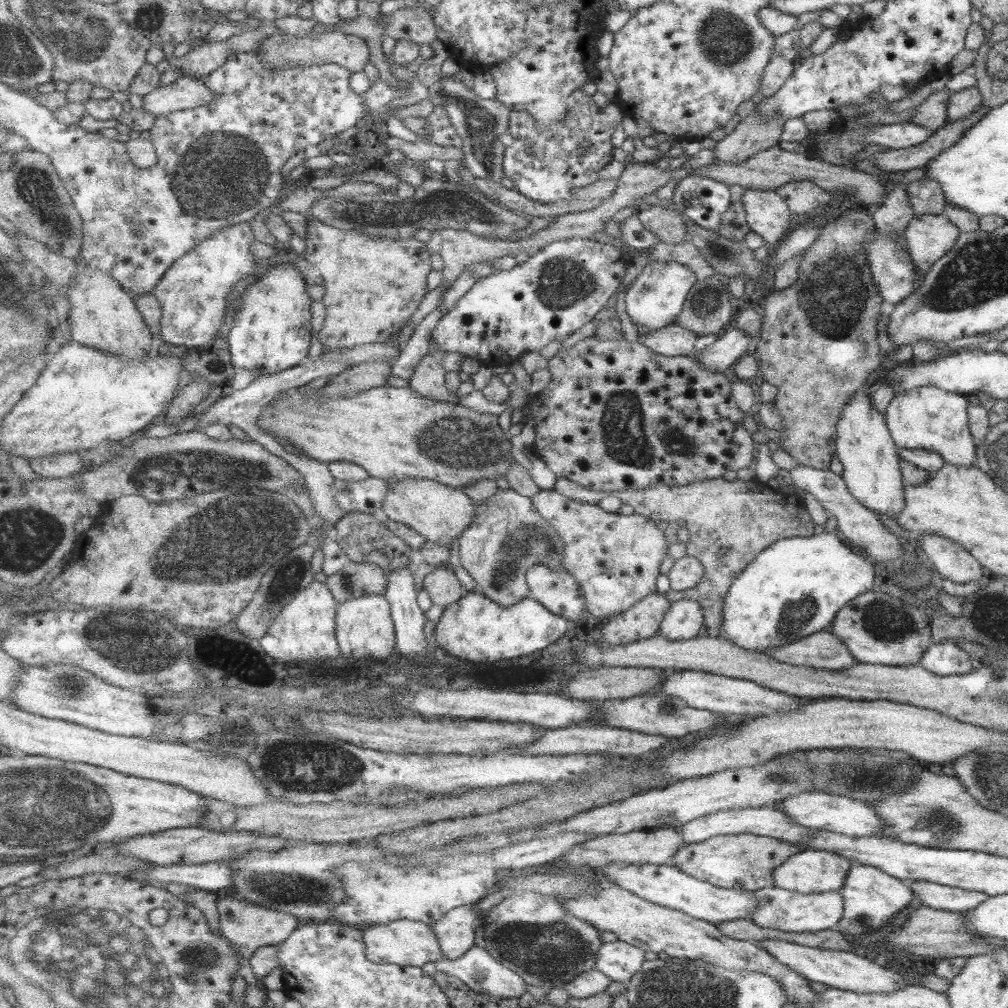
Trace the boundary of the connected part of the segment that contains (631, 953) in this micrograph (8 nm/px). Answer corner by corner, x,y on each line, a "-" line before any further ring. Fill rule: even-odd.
625,941
605,943
597,967
612,980
628,984
645,966
646,951

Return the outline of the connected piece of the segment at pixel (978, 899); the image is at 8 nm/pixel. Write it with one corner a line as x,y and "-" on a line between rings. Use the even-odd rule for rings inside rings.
907,880
906,884
924,905
953,913
974,910
979,904
990,898
990,895
985,892
943,886
934,882

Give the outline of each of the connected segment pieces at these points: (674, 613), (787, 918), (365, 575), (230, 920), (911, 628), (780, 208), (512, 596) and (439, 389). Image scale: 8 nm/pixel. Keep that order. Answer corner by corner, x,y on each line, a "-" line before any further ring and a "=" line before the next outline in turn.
690,598
674,603
659,634
670,640
690,640
698,636
705,625
704,611
698,601
=
762,888
753,891
757,896
757,911
749,916
762,928
775,928
784,932
816,932
832,929
843,915
843,898
839,891
800,894
782,888
=
352,561
342,572
327,576
324,583
341,605
346,603
346,600
356,599
365,594
386,595
390,579
390,572
385,567
=
232,896
220,899
219,909
221,914
221,934
230,940
230,944
234,944
234,948
241,955
243,964
241,976
249,984
262,985
261,979
252,966
252,957
262,947
280,946
280,944
286,943
286,940
289,940
301,927
302,921
289,912
274,910
267,906
250,902
248,899
238,900
=
878,589
858,595
849,604
842,606
833,620
832,634
837,636
841,643
857,660
866,664
885,664
894,666
916,665
923,652
931,645
932,631
921,603
906,598
894,597
=
745,188
741,201
751,231
762,236
771,249
778,246
790,228
792,212
786,201
775,189
750,188
=
510,487
507,491
499,490
492,498
485,502
476,502
477,519
459,538
461,562
466,572
477,581
478,589
496,600
500,605
510,608
520,600
531,596
531,586
528,581
529,570
538,564
565,568
566,543
558,529
549,523
534,506
534,501
529,496
=
430,354
418,365
418,369
411,377
410,387
424,397
461,405
463,398
458,396
457,391
450,392
446,386
447,374
446,368
441,364
440,357

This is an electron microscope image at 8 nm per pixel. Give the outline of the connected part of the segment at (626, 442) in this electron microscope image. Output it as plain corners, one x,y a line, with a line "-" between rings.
597,336
587,338
575,344
575,346
561,350
550,360
550,372
552,381
547,388
531,396
531,412
534,413
537,424
536,450
538,456
556,474
558,479
570,479
595,491
611,492
630,489
647,489
666,483
670,486
681,487
698,481
710,479
720,479
726,472
737,472
740,469
752,467
754,458
754,442
750,434
746,432
744,424
744,414
740,407
736,406
730,390
730,382
726,380
724,373
710,373
710,369
704,368
702,362
698,362
695,356
670,357
656,353
646,345
643,340
628,342
628,340
600,340

